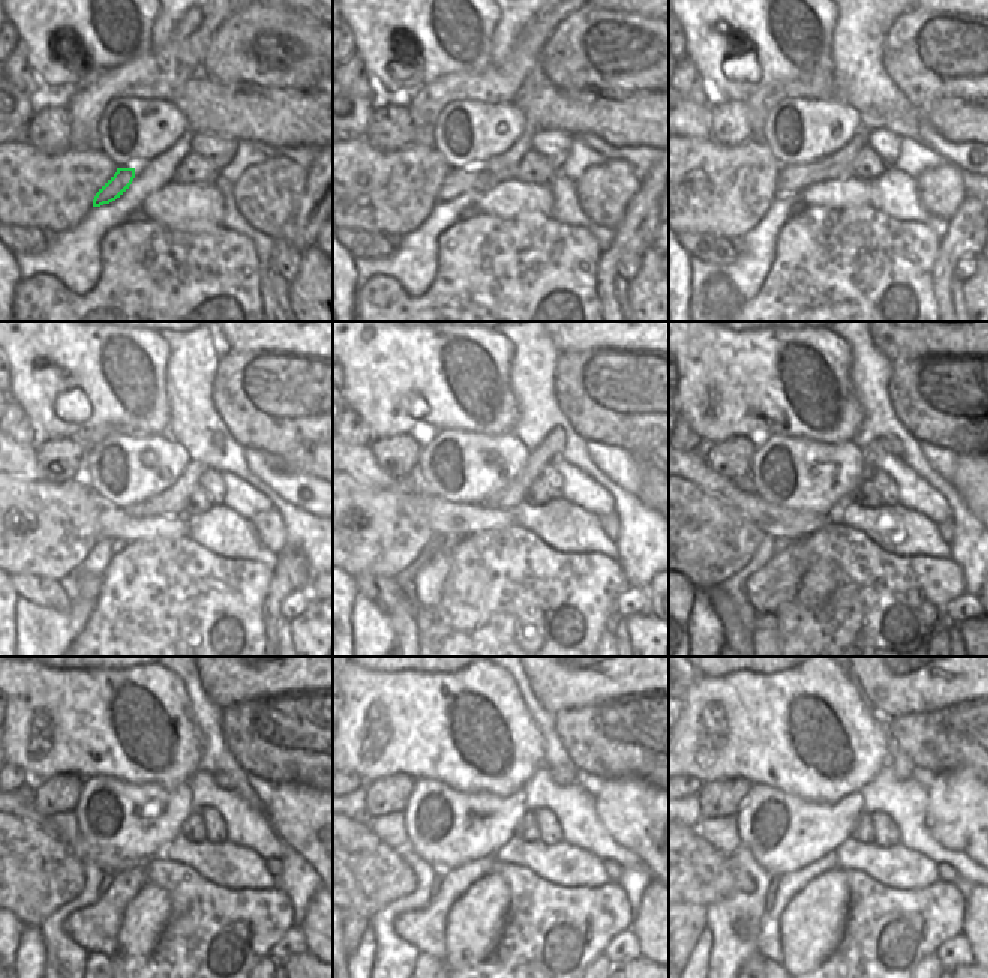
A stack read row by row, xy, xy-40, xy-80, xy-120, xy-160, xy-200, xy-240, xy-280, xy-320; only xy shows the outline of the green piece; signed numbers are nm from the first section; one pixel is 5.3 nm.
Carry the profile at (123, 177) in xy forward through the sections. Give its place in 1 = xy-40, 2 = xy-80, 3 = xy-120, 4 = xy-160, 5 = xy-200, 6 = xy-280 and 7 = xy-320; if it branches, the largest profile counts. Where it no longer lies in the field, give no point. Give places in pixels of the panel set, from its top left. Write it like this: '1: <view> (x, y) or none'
1: xy-40 (459, 180)
2: xy-80 (790, 182)
3: xy-120 (173, 501)
4: xy-160 (511, 497)
5: xy-200 (891, 446)
6: xy-280 (562, 776)
7: xy-320 (901, 765)

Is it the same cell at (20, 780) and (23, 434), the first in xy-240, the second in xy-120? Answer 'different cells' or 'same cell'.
same cell

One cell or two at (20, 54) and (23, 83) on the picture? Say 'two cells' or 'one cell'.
one cell

